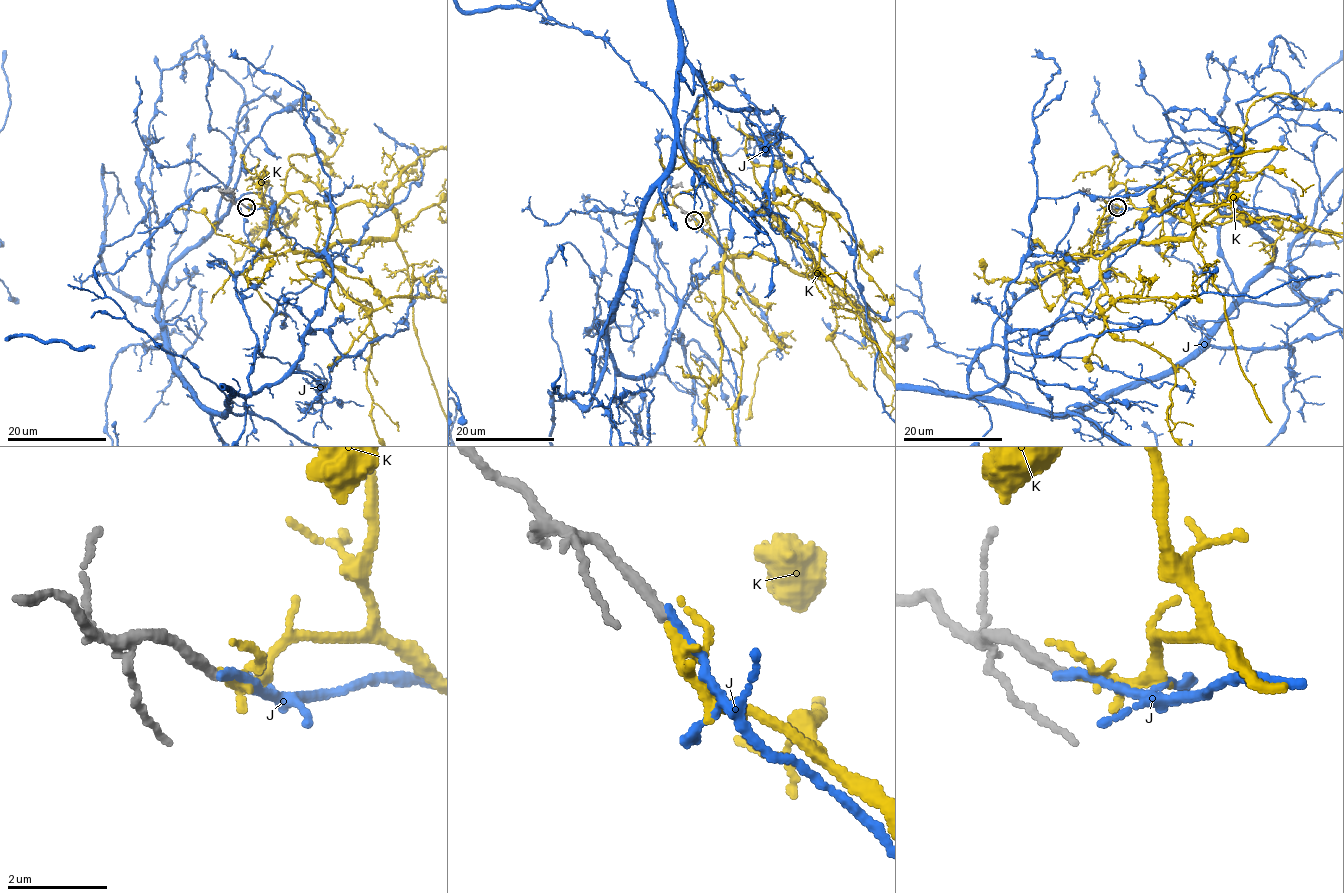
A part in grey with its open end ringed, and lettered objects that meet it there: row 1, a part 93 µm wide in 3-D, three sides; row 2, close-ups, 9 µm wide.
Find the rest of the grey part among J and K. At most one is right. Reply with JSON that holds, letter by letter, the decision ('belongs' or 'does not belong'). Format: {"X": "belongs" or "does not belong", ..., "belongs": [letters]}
{"J": "does not belong", "K": "belongs", "belongs": ["K"]}

